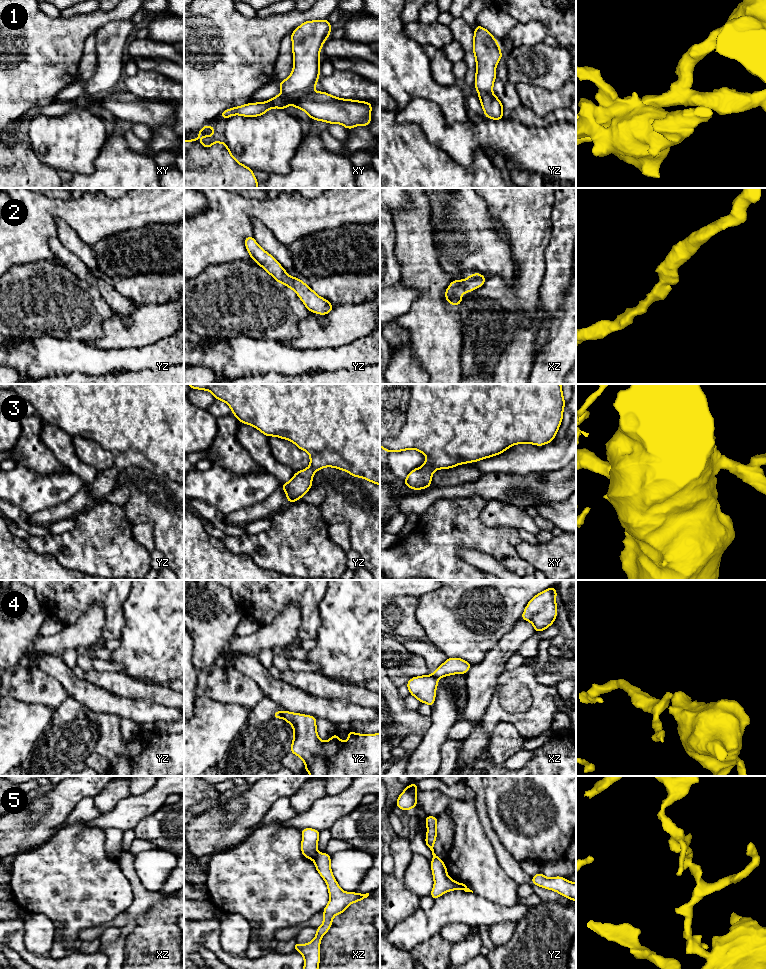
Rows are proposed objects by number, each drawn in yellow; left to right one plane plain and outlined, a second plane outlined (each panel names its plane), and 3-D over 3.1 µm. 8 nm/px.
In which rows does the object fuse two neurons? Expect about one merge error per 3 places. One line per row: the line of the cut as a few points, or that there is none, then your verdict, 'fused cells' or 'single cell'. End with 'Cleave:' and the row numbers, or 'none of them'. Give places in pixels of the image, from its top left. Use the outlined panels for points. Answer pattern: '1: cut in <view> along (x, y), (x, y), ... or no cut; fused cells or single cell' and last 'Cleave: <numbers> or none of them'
1: cut in xy along (310, 89), (290, 95), (282, 93); fused cells
2: no cut; single cell
3: no cut; single cell
4: cut in xz along (433, 674), (437, 679); fused cells
5: cut in xz along (316, 852), (312, 858); fused cells
Cleave: 1, 4, 5

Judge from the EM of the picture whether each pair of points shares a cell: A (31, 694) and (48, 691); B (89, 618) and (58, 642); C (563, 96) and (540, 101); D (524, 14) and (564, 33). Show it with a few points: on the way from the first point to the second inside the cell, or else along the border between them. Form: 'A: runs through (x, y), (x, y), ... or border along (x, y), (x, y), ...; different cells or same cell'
A: runs through (35, 692), (44, 692); same cell
B: runs through (81, 626), (66, 639); same cell
C: runs through (557, 99), (546, 101); same cell
D: runs through (534, 14), (545, 14), (554, 23); same cell

